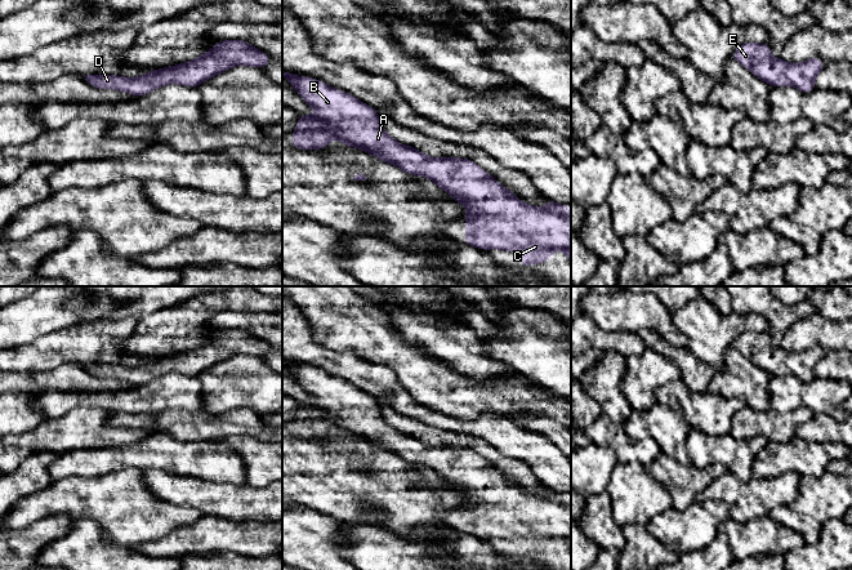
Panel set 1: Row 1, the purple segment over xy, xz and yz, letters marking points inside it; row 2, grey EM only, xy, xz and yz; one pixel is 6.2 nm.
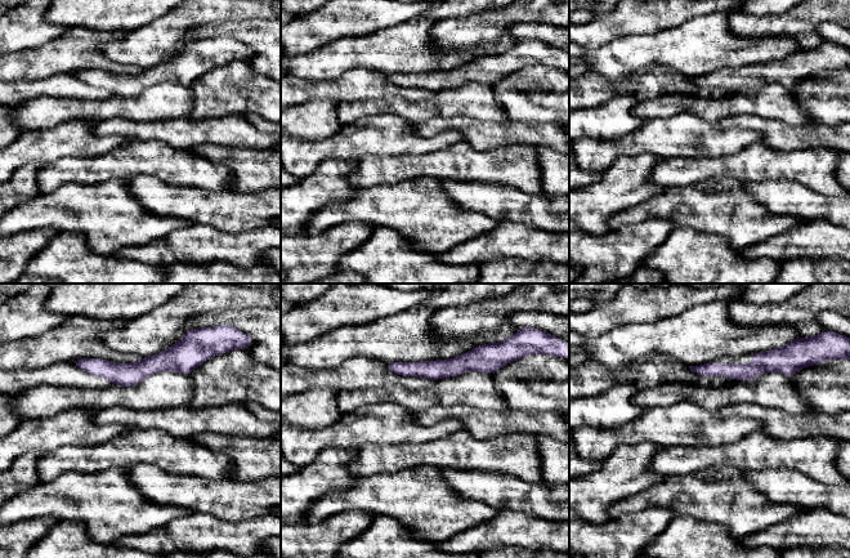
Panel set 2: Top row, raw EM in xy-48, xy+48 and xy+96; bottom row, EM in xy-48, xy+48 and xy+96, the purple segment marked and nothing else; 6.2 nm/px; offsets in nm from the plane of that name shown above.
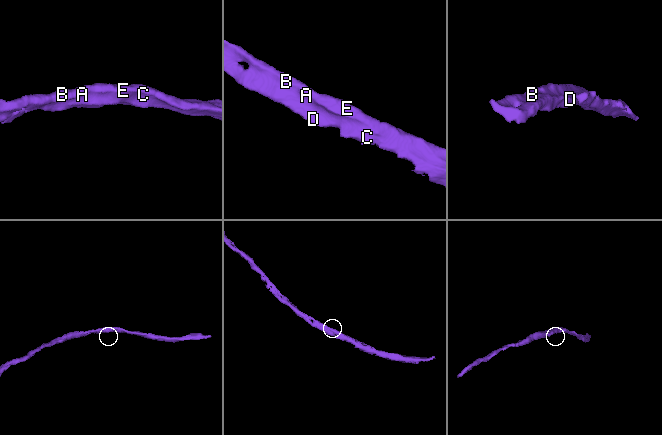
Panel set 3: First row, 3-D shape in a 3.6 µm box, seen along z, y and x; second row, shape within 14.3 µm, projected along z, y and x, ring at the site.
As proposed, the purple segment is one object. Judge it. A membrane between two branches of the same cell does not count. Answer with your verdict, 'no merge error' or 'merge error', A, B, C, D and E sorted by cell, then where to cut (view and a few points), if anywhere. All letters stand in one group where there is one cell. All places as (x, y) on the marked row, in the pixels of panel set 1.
no merge error | A B C D E | no cut

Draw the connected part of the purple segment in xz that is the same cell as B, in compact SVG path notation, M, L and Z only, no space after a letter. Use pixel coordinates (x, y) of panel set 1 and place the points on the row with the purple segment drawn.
M282 70L282 76L315 111L315 116L299 115L291 144L300 150L324 150L333 138L366 151L378 160L398 166L406 174L420 175L434 182L452 196L452 201L467 206L465 245L483 250L500 249L519 254L519 266L541 264L554 250L562 250L571 260L571 206L547 200L545 208L528 205L500 184L474 161L458 157L431 157L424 152L393 139L379 123L375 108L352 94L312 77L298 76Z

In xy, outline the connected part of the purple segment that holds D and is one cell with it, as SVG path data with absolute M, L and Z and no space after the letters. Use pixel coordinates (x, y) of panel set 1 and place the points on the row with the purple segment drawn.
M244 40L218 41L210 50L193 61L152 70L138 77L116 75L85 75L85 80L98 89L115 89L137 97L169 84L197 88L201 83L235 66L263 68L271 63L269 55Z

